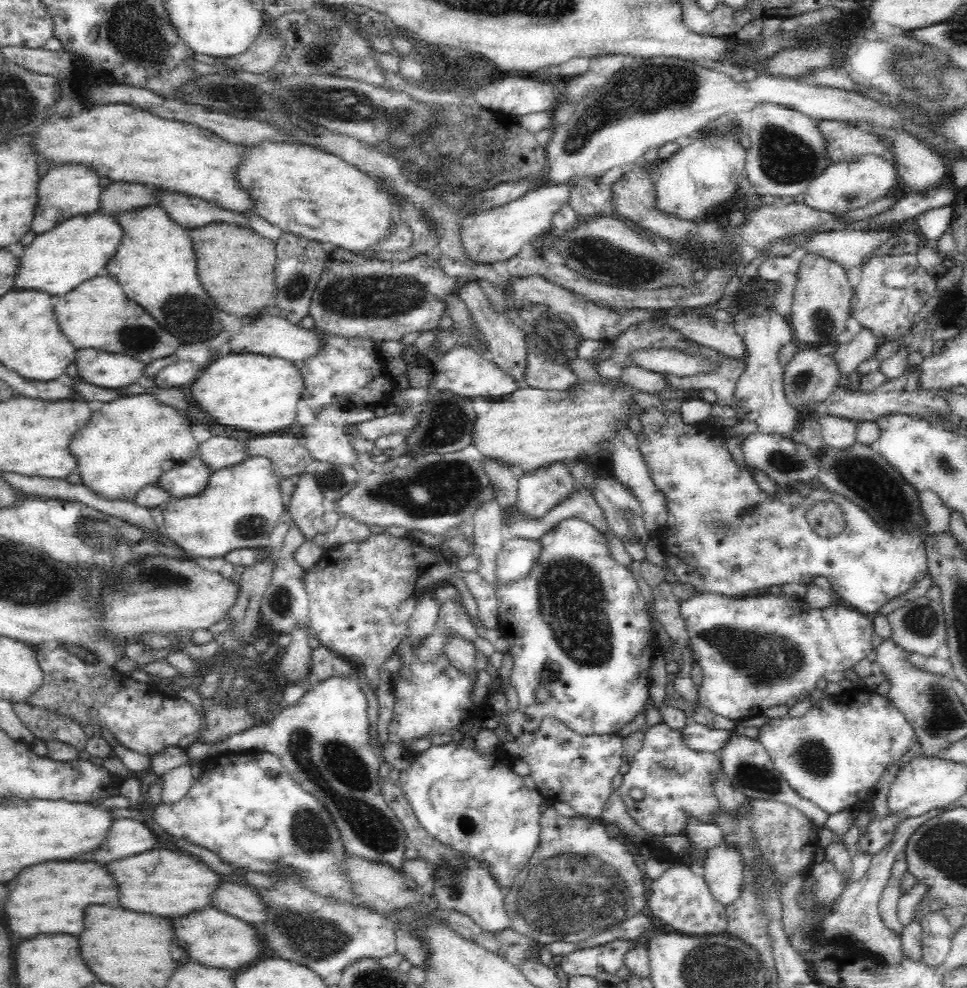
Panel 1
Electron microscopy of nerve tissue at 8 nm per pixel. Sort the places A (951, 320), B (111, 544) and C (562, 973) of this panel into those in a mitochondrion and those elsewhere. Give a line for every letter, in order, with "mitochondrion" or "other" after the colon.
A: other
B: mitochondrion
C: other

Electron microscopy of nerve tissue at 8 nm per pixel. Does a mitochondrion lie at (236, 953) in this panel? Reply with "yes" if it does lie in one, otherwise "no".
no

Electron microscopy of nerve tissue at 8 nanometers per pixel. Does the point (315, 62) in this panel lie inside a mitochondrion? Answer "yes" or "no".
yes

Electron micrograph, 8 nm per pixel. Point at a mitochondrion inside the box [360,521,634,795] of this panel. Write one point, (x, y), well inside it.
(571, 598)

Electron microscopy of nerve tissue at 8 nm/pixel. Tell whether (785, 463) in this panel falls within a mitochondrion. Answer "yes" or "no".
yes

